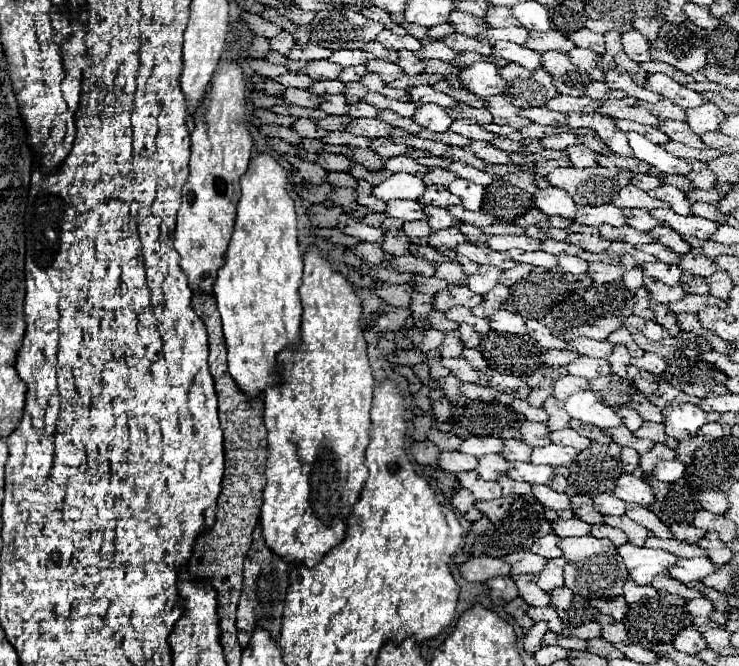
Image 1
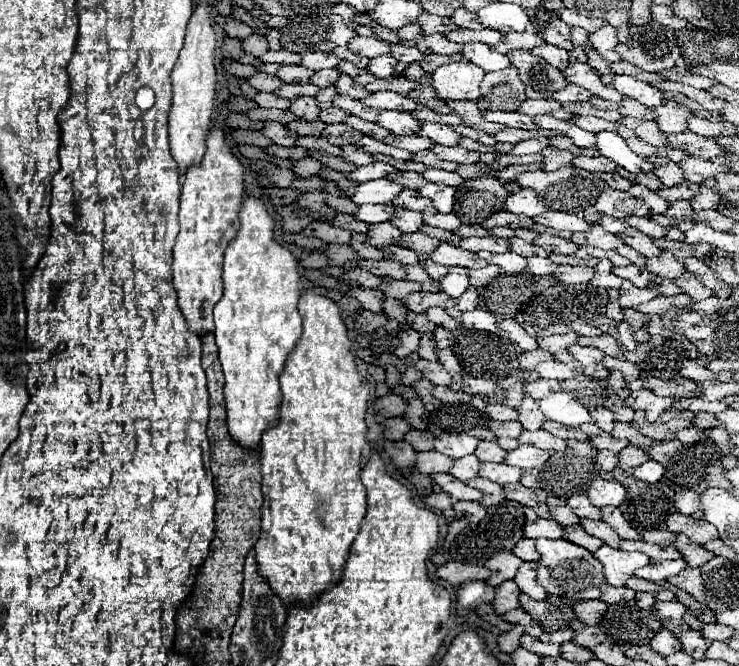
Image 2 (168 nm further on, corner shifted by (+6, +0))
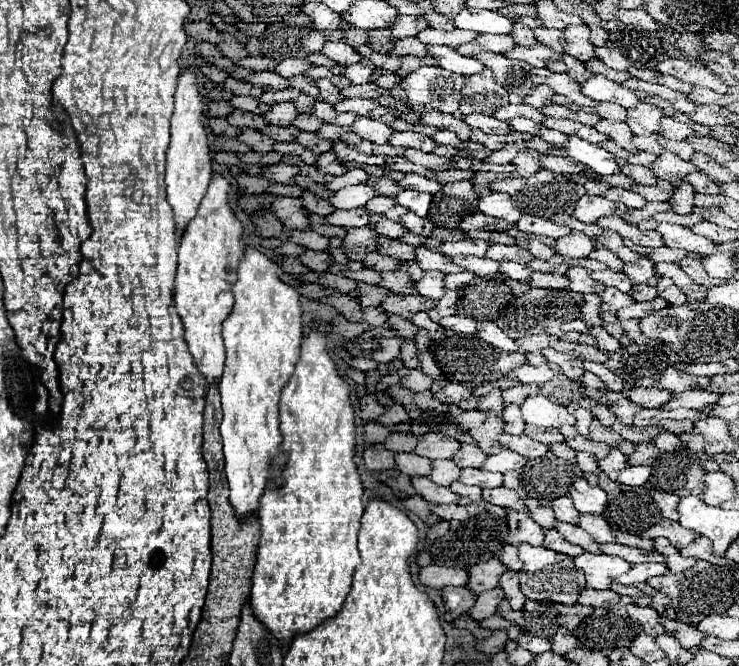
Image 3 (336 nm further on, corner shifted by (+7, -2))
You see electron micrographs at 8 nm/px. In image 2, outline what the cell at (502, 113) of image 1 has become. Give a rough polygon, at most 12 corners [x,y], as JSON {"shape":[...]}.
{"shape":[[449,102],[463,124],[487,134],[503,126],[483,120],[477,102]]}

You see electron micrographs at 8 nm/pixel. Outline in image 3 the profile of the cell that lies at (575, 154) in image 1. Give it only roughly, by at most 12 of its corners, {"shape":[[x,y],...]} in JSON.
{"shape":[[522,150],[514,158],[518,176],[532,176],[542,168],[536,150]]}

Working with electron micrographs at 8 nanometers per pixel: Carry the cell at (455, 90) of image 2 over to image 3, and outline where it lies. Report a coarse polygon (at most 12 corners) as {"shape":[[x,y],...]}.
{"shape":[[420,66],[402,80],[414,112],[458,112],[468,76]]}

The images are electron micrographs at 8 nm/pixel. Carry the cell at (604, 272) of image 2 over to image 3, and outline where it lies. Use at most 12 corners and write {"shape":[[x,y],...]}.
{"shape":[[582,266],[566,272],[570,290],[602,294],[606,286]]}

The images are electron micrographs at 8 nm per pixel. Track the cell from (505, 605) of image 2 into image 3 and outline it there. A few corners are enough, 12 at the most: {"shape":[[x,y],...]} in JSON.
{"shape":[[502,588],[482,592],[470,608],[474,620],[496,614],[504,600]]}

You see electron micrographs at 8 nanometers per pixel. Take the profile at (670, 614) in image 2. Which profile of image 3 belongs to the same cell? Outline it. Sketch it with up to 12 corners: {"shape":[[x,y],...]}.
{"shape":[[628,606],[628,614],[652,638],[664,634],[654,608]]}

